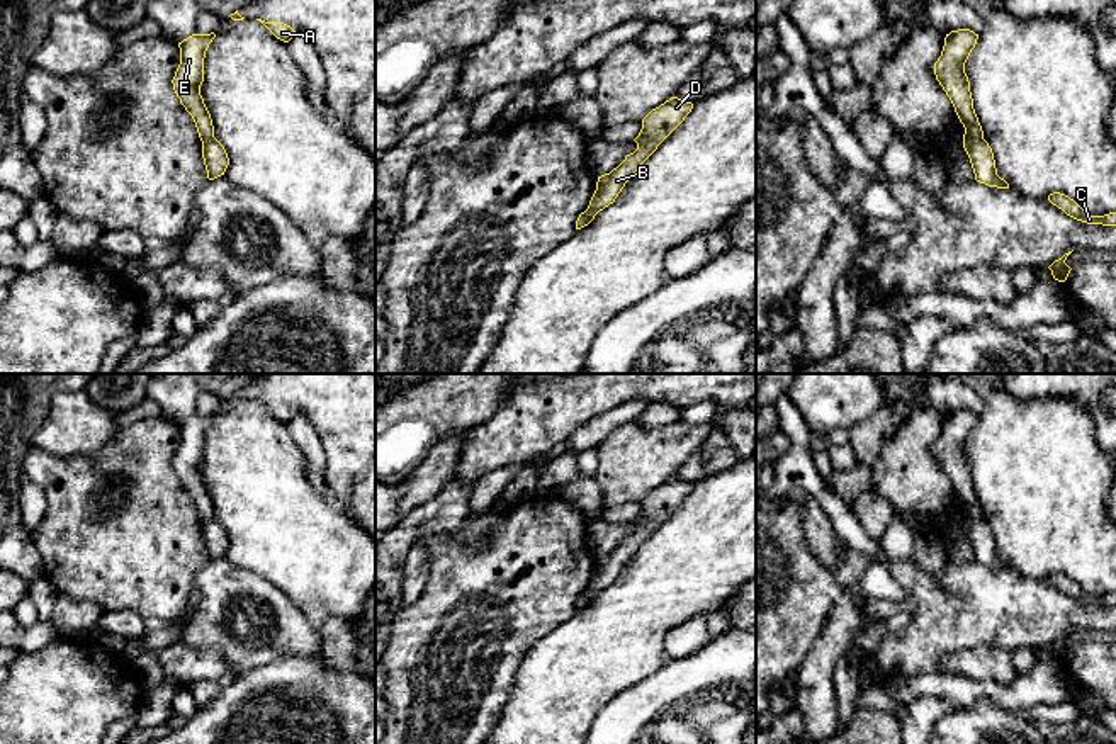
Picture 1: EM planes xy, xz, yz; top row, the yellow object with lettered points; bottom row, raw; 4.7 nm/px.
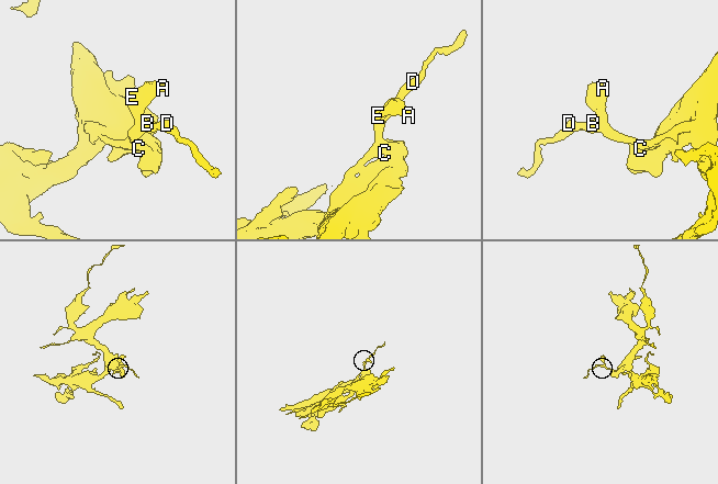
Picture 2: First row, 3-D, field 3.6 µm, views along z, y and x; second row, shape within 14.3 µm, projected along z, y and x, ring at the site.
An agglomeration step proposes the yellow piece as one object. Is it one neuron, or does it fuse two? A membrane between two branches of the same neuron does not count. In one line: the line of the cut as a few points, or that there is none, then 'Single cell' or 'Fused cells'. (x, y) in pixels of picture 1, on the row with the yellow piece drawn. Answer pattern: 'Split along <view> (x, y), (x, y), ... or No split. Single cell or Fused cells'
Split along yz (965, 129), (970, 136), (982, 140). Fused cells

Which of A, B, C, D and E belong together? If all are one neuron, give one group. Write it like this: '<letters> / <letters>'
A E / B C D

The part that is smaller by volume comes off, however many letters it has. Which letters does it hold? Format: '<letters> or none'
A, E

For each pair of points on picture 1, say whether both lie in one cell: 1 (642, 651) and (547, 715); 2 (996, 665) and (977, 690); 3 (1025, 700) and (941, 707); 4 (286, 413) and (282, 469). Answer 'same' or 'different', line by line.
1: same
2: different
3: different
4: different

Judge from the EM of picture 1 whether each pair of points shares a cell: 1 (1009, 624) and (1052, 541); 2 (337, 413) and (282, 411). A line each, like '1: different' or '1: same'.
1: different
2: same

